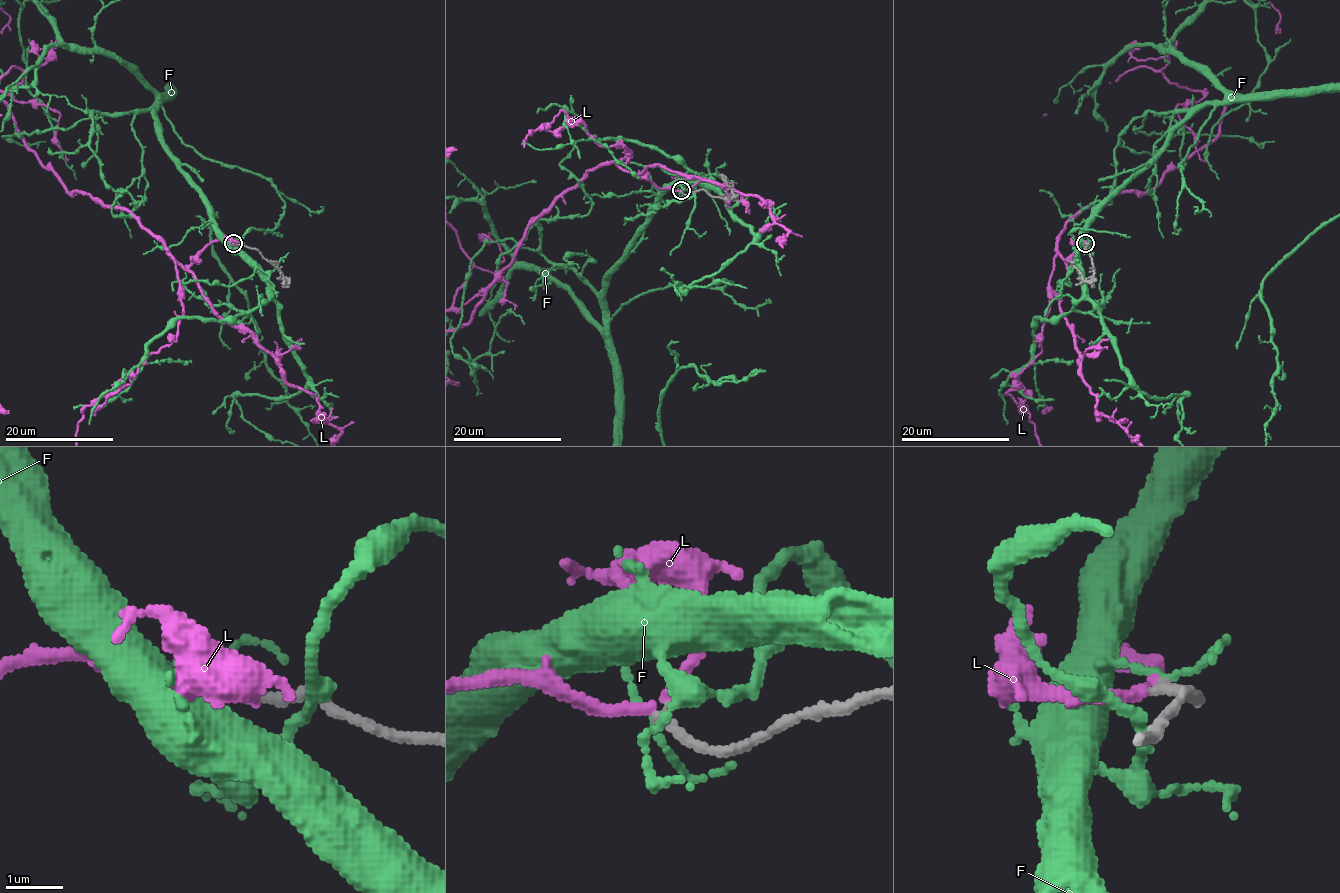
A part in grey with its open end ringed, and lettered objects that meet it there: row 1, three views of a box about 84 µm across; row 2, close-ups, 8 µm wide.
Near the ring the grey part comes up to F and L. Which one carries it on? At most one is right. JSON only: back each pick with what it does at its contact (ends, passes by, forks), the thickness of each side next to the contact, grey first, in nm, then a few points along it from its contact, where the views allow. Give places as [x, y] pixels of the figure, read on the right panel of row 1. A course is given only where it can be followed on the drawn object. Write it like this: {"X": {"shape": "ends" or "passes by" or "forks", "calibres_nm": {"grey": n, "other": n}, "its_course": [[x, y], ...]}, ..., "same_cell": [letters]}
{"L": {"shape": "passes by", "calibres_nm": {"grey": 170, "other": 170}}, "same_cell": ["L"]}

